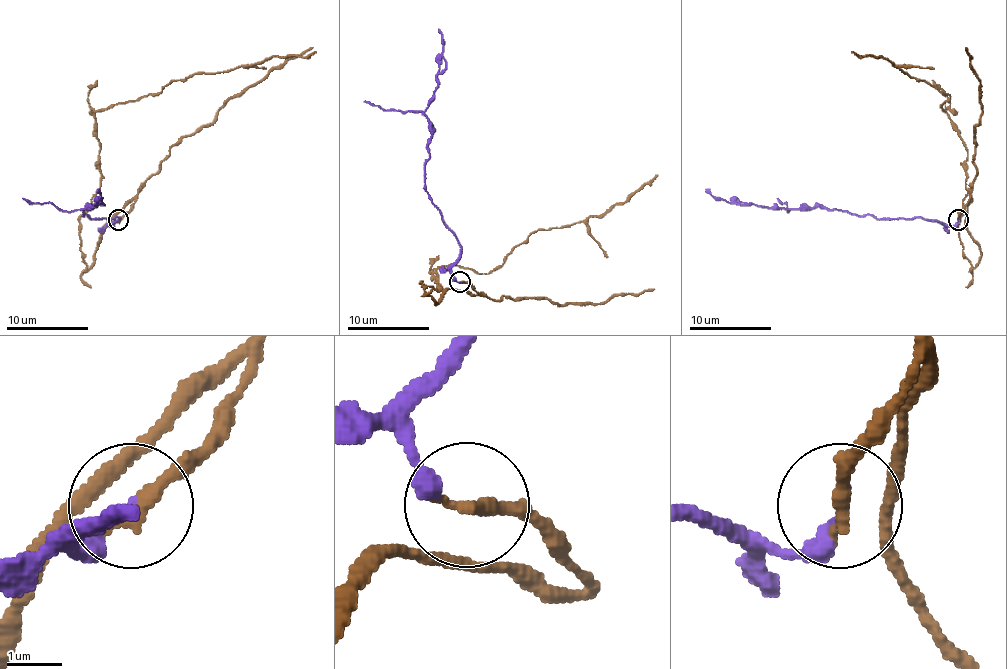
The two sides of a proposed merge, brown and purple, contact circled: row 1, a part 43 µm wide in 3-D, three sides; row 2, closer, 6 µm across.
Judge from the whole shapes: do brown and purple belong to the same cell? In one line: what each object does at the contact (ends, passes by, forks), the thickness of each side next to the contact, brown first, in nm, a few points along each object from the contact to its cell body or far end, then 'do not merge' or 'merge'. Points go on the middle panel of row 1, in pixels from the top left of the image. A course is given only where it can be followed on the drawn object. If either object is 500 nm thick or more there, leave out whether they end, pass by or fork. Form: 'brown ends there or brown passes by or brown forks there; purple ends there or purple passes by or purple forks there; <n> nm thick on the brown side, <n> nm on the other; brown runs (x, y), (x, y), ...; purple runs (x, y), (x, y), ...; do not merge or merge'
brown ends there; purple ends there; 320 nm thick on the brown side, 150 nm on the other; brown runs (459, 282), (437, 305), (420, 282), (488, 274), (657, 174); purple runs (459, 282), (451, 272), (457, 237), (424, 184), (431, 139), (424, 109), (437, 84), (439, 29); do not merge

